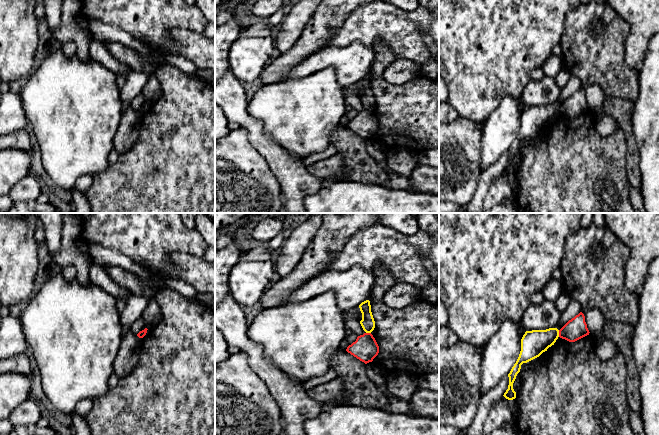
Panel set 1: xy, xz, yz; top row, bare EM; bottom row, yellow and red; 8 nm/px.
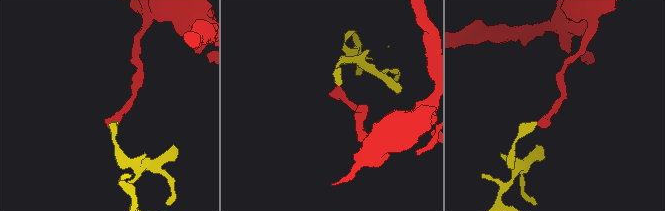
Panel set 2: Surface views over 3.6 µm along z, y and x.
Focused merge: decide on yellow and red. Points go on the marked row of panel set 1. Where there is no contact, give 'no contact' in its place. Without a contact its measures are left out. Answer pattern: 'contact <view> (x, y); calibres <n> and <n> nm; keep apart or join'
contact yz (558, 333); calibres 200 and 170 nm; keep apart

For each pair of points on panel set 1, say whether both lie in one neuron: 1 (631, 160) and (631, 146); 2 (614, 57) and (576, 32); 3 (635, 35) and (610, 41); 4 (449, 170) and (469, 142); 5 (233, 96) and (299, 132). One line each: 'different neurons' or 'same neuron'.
1: same neuron
2: same neuron
3: different neurons
4: same neuron
5: different neurons

